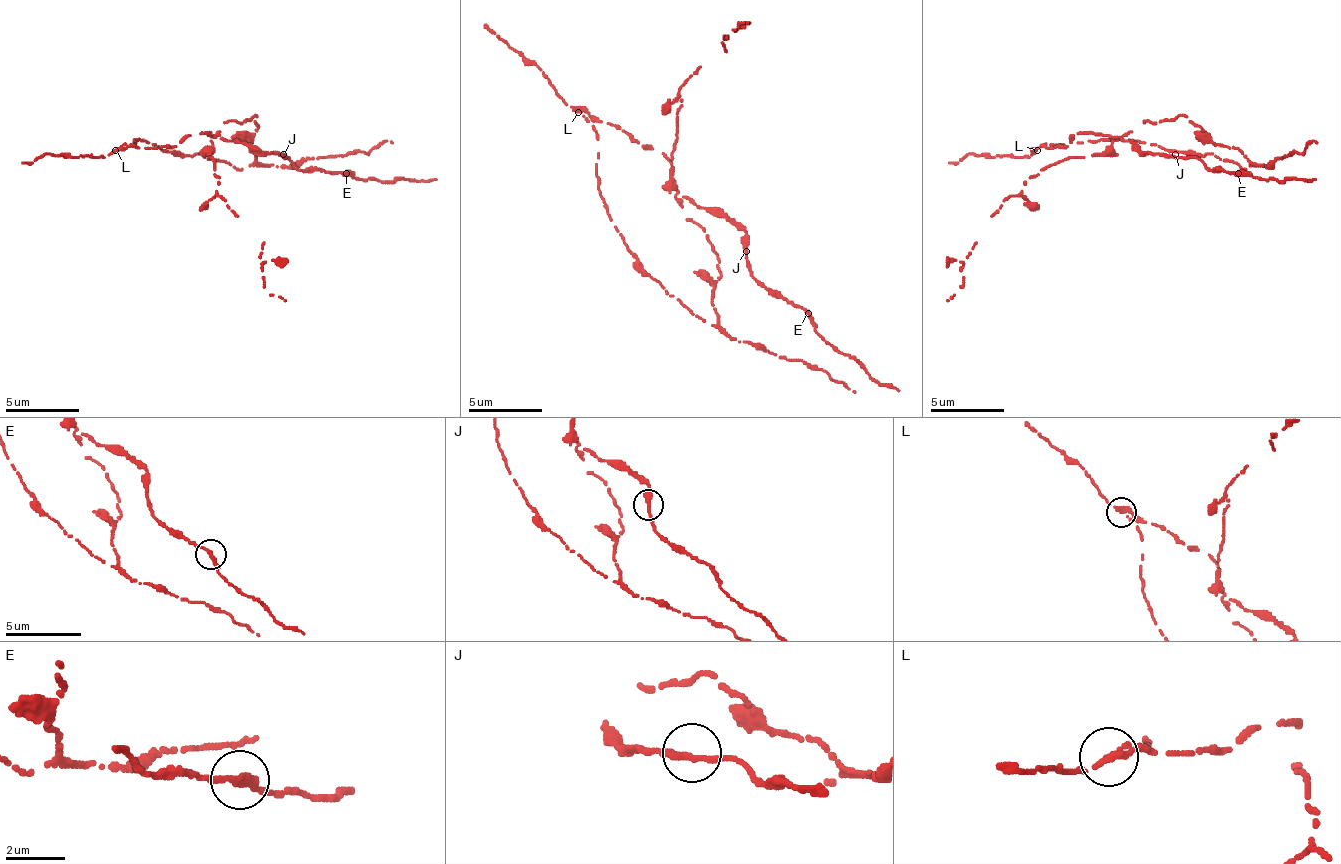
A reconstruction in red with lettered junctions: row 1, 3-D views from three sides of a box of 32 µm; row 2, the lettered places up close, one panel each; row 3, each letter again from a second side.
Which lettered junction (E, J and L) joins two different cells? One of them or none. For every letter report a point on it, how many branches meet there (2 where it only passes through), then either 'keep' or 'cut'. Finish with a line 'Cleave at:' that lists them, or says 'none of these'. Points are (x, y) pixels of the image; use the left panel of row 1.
E: at (346, 173); 2 branches meet; keep
J: at (283, 154); 2 branches meet; keep
L: at (115, 150); 2 branches meet; cut
Cleave at: L

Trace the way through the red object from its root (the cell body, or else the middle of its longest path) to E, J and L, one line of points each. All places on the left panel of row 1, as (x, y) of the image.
E: (136, 147), (177, 147), (188, 136), (210, 132), (221, 140), (276, 151), (298, 169), (346, 173)
J: (136, 147), (177, 147), (188, 136), (210, 132), (210, 136), (221, 140), (232, 140), (261, 151), (283, 154)
L: (136, 147), (114, 151)

